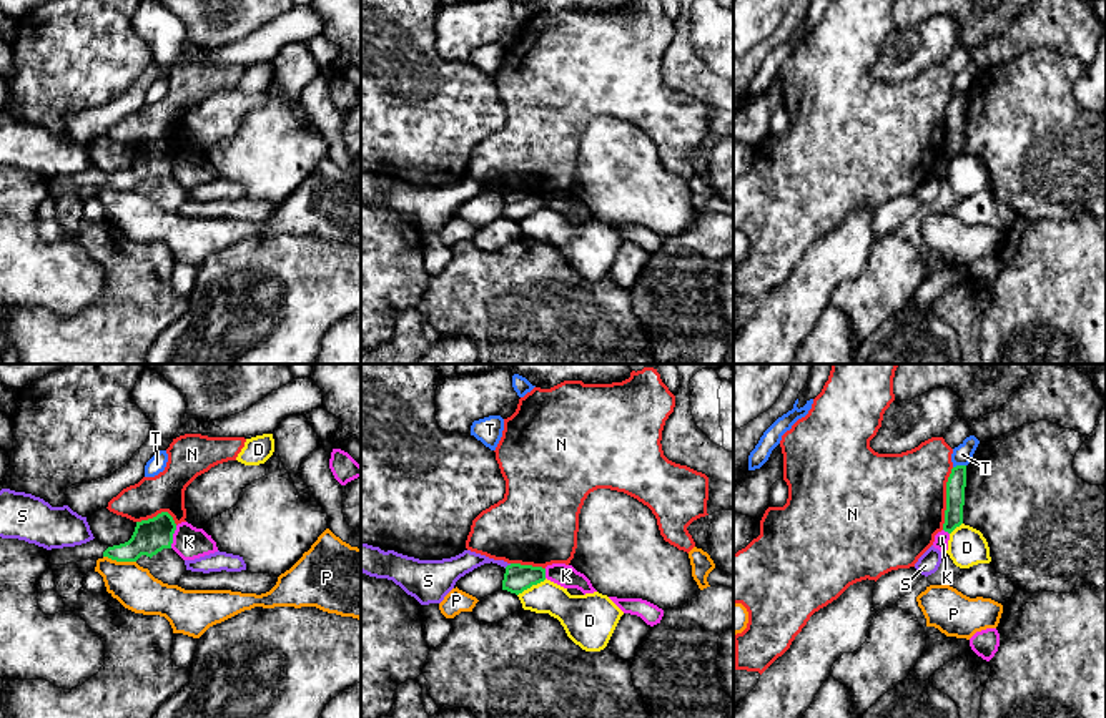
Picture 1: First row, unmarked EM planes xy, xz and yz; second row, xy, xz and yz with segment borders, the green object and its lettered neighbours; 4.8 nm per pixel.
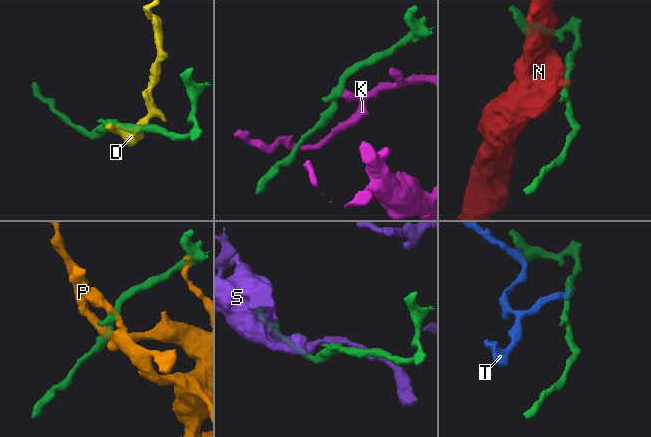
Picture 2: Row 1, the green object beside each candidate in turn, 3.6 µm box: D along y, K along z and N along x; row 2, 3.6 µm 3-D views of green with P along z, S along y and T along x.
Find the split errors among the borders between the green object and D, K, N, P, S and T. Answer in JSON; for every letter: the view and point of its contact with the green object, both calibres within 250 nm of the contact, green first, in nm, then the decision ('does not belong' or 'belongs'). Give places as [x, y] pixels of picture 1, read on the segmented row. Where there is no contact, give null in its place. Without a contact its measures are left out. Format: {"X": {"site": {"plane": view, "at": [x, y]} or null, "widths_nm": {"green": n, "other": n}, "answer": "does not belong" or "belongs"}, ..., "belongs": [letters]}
{"D": {"site": {"plane": "xz", "at": [531, 585]}, "widths_nm": {"green": 130, "other": 170}, "answer": "does not belong"}, "K": {"site": {"plane": "xy", "at": [172, 537]}, "widths_nm": {"green": 170, "other": 160}, "answer": "does not belong"}, "N": {"site": {"plane": "yz", "at": [947, 499]}, "widths_nm": {"green": 100, "other": 480}, "answer": "does not belong"}, "P": {"site": {"plane": "xy", "at": [120, 560]}, "widths_nm": {"green": 170, "other": 200}, "answer": "does not belong"}, "S": {"site": {"plane": "xz", "at": [508, 565]}, "widths_nm": {"green": 130, "other": 110}, "answer": "does not belong"}, "T": {"site": {"plane": "yz", "at": [958, 466]}, "widths_nm": {"green": 100, "other": 90}, "answer": "does not belong"}, "belongs": []}

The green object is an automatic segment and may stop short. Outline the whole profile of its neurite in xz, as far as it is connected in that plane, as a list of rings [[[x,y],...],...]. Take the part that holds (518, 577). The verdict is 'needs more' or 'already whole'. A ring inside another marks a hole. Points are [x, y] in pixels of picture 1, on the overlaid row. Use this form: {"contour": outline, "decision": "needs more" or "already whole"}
{"contour": [[[511,563],[506,567],[502,590],[511,593],[522,593],[524,590],[531,588],[546,580],[546,568],[532,567],[532,565],[521,565]]], "decision": "already whole"}

